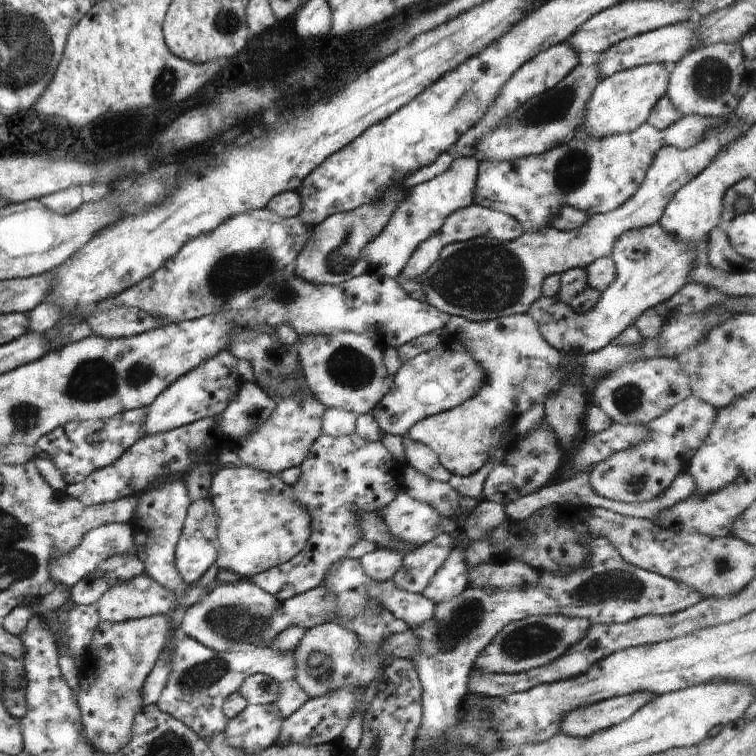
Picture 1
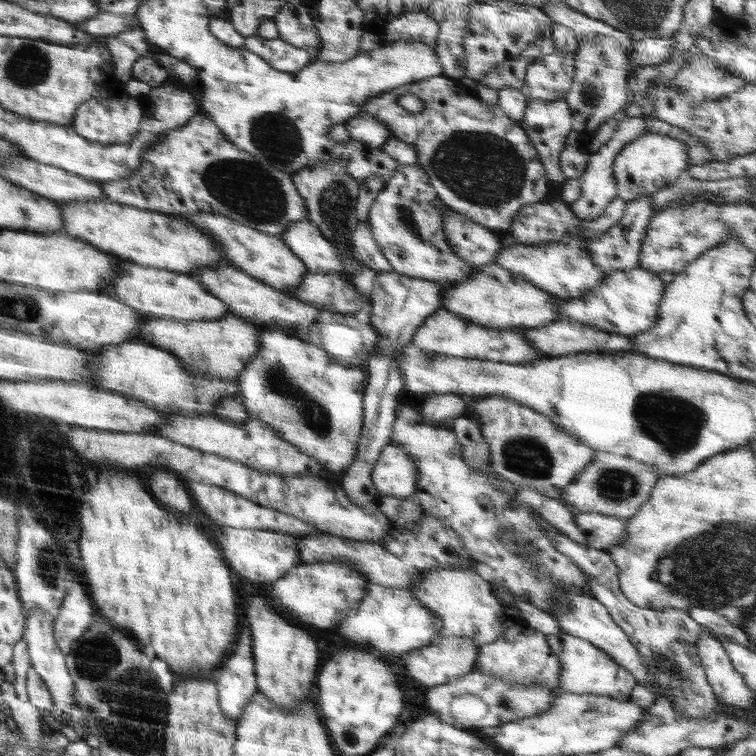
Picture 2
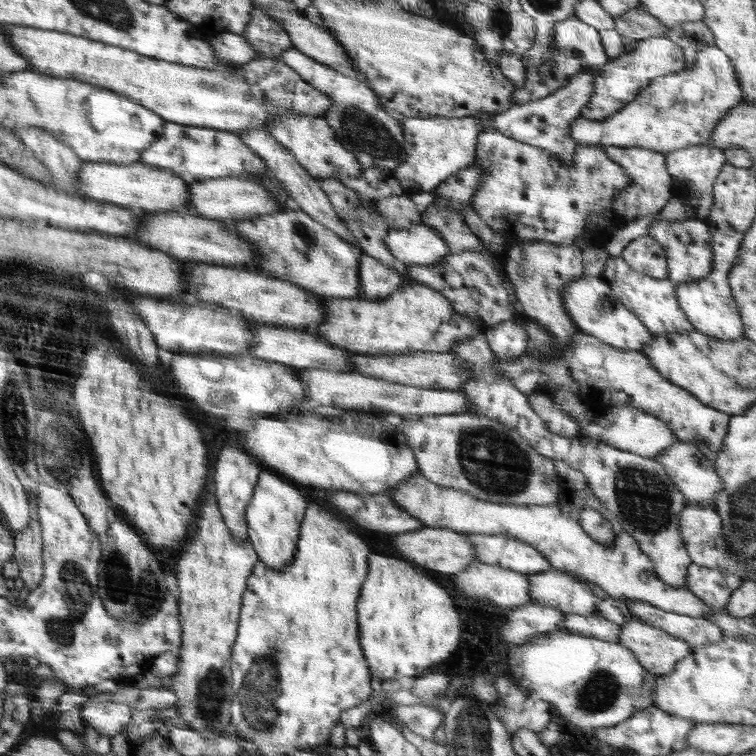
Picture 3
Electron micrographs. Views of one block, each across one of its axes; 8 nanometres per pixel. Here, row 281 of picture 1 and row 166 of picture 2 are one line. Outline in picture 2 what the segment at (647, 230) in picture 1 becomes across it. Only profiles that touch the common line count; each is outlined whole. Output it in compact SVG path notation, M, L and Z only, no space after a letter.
M648 133L626 144L614 160L614 179L617 184L617 198L630 202L653 195L661 188L669 187L688 166L688 145L676 137L662 133Z

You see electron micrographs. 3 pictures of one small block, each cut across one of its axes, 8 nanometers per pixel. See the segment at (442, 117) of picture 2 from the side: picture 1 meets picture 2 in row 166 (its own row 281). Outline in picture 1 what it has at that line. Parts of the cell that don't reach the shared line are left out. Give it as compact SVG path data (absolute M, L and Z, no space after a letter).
M733 113L724 118L719 118L723 124L722 129L711 131L696 146L682 149L665 146L655 154L654 160L647 170L644 182L638 190L617 209L607 213L590 215L588 220L578 229L562 232L554 227L548 227L537 233L522 233L513 241L501 241L495 238L476 237L475 239L446 245L438 255L438 260L423 274L420 279L425 294L425 300L430 306L445 312L450 317L456 315L471 321L489 321L490 319L508 315L526 313L528 307L543 295L543 282L550 275L565 273L573 268L586 269L595 260L609 257L613 246L621 234L627 230L653 225L659 222L664 208L671 198L687 182L690 182L699 172L702 172L713 161L726 145L735 138L741 137L750 125L741 119L736 119Z

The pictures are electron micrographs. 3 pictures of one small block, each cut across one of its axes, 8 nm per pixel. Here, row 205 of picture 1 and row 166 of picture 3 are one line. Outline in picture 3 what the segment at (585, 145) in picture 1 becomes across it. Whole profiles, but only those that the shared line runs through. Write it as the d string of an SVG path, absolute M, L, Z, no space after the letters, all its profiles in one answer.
M484 128L477 139L475 156L480 164L482 179L471 197L471 206L509 246L542 241L554 245L576 245L579 239L589 234L589 215L600 217L607 211L613 211L615 197L622 195L622 190L630 186L630 177L624 167L612 161L601 144L576 143L576 153L570 165L564 165L558 155L510 138L496 128Z

